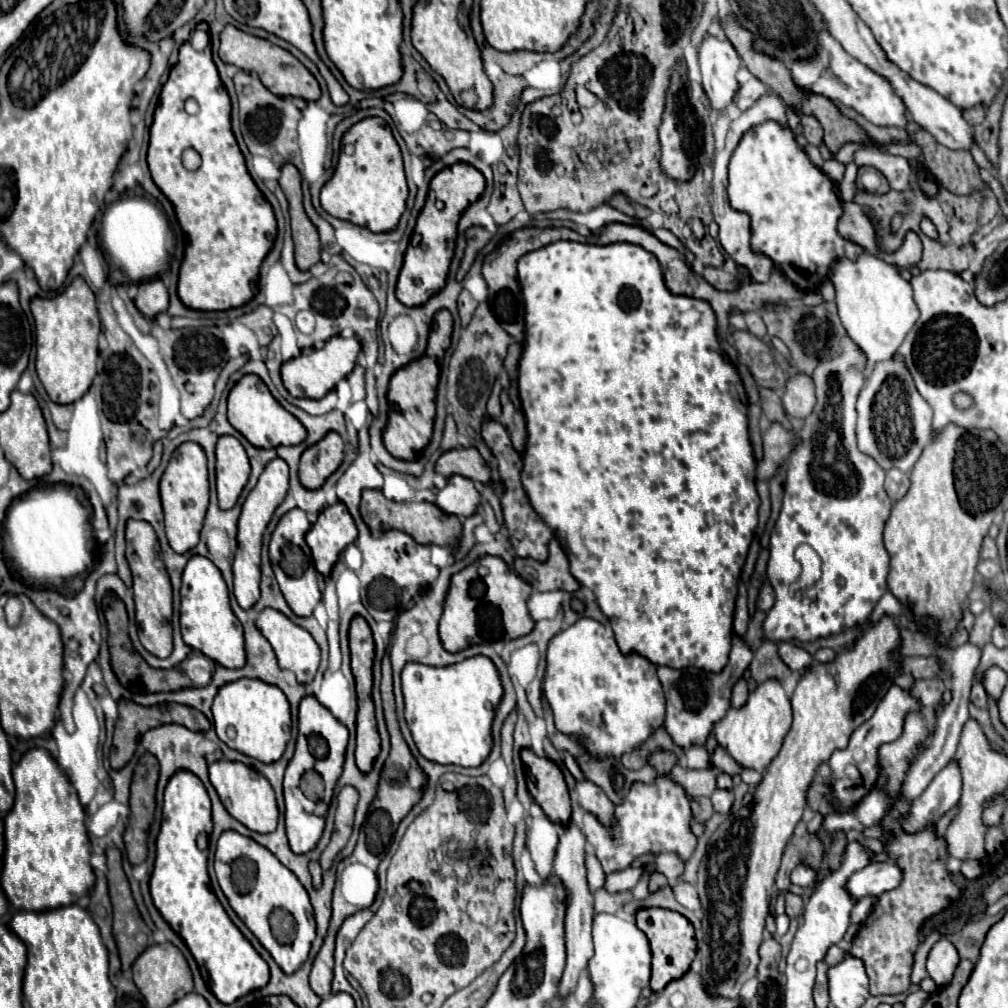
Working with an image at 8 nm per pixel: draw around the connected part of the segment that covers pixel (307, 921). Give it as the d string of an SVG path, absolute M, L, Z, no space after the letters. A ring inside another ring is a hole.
M224 830L218 838L216 846L216 858L214 858L214 870L220 882L222 892L226 894L230 906L240 916L240 920L254 932L254 936L262 942L262 946L272 954L272 958L278 962L278 966L292 974L296 972L302 962L308 958L310 944L316 936L316 922L314 922L314 908L310 904L308 892L304 890L302 882L292 874L270 850L260 846L248 836L242 836L236 830ZM274 908L288 910L296 920L296 938L290 944L280 944L272 928L268 924L268 916Z

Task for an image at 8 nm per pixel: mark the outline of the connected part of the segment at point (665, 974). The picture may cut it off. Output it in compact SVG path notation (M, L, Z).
M642 908L636 916L638 928L648 936L650 948L652 948L652 978L650 988L652 992L660 992L668 982L682 978L696 956L696 938L694 938L694 926L688 918L674 910L664 908Z

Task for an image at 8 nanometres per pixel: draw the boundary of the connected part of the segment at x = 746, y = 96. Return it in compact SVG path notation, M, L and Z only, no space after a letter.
M744 72L738 78L738 92L736 92L736 98L734 98L734 104L740 108L740 110L746 110L750 108L762 94L768 92L768 88L756 78L752 76L750 72Z

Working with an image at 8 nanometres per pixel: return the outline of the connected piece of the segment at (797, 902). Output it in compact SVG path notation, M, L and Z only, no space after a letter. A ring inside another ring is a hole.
M788 892L784 898L786 898L786 914L790 918L800 918L802 916L802 910L804 910L802 898L798 894L792 894L792 892Z

